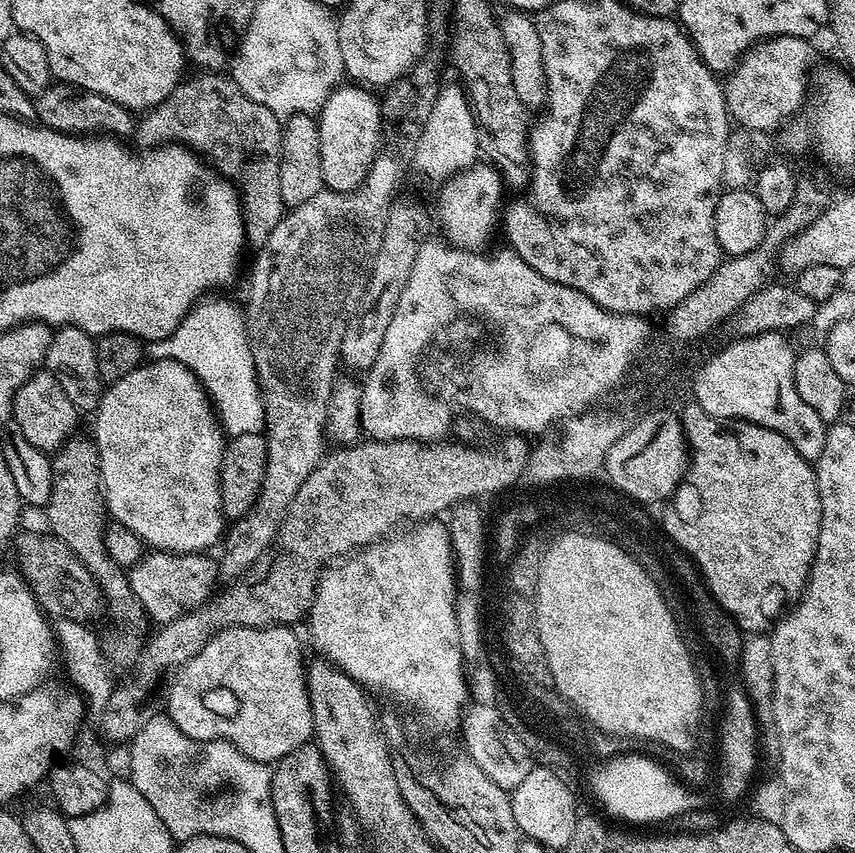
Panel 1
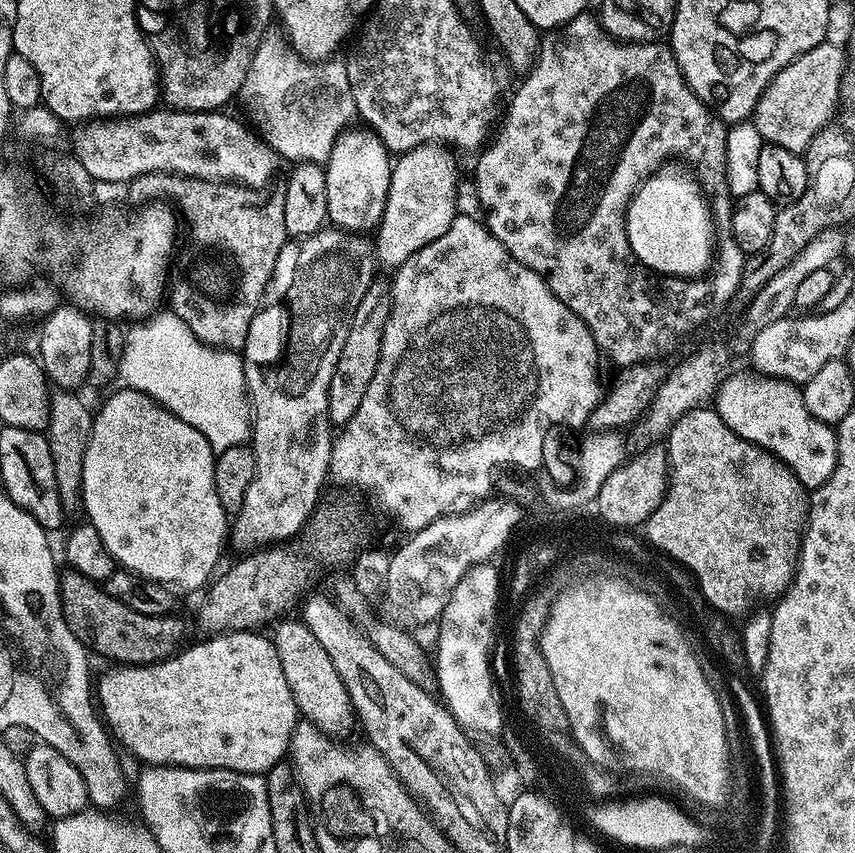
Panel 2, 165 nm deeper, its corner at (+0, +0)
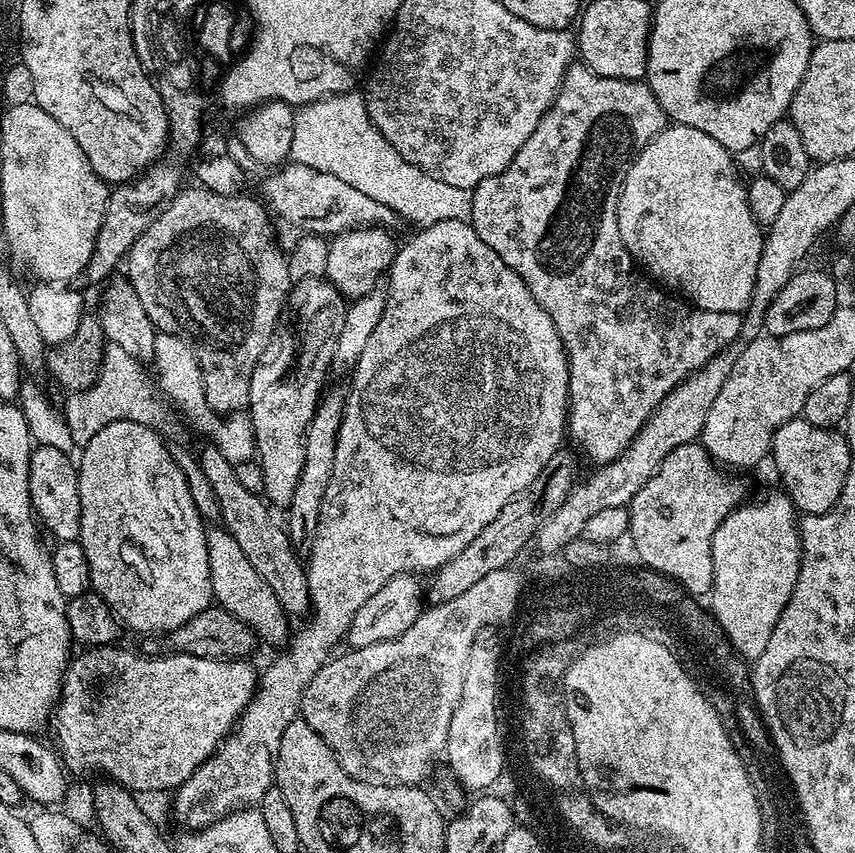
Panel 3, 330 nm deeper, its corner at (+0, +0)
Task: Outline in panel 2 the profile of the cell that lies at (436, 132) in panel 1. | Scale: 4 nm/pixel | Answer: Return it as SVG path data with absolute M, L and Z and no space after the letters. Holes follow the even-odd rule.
M423 144L410 152L395 157L390 178L390 190L386 198L386 210L374 232L374 256L389 270L395 270L406 262L422 246L442 238L450 230L450 222L456 217L456 164L443 147Z

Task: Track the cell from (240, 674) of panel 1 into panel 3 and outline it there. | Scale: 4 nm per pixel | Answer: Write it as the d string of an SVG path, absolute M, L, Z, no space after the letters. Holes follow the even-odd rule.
M96 646L69 663L60 698L50 717L50 728L52 724L56 735L55 747L65 769L80 772L83 768L101 768L108 775L105 777L136 794L175 790L233 731L257 690L257 669L252 669L244 658L187 654L135 656L120 647Z

